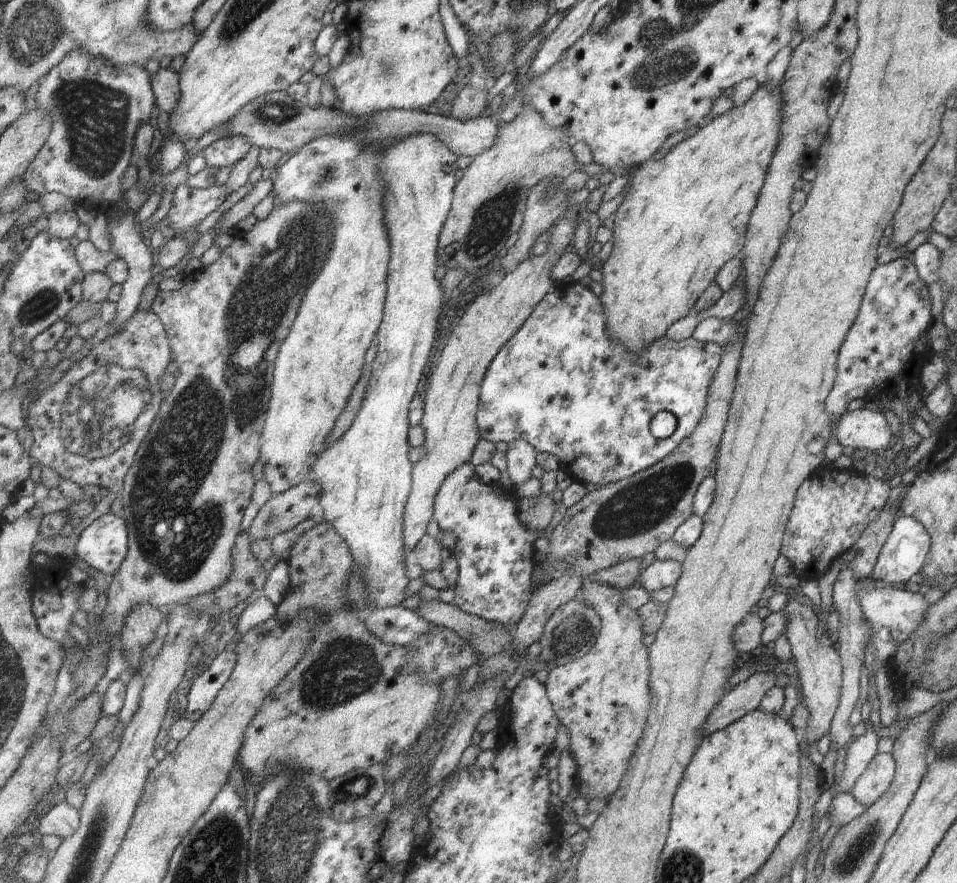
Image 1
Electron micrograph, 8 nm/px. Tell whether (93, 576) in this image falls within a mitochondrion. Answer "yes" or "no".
no

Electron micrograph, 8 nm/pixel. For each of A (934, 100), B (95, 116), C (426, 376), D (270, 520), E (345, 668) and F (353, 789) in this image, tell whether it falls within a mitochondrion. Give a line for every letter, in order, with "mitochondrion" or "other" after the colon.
A: other
B: mitochondrion
C: other
D: mitochondrion
E: mitochondrion
F: mitochondrion

